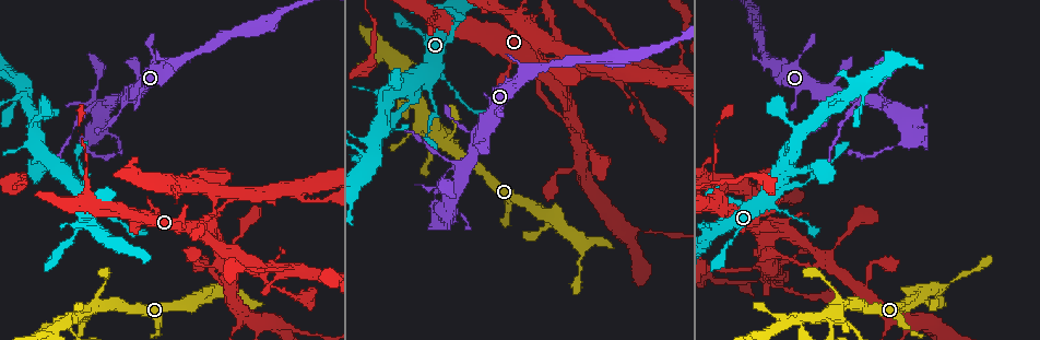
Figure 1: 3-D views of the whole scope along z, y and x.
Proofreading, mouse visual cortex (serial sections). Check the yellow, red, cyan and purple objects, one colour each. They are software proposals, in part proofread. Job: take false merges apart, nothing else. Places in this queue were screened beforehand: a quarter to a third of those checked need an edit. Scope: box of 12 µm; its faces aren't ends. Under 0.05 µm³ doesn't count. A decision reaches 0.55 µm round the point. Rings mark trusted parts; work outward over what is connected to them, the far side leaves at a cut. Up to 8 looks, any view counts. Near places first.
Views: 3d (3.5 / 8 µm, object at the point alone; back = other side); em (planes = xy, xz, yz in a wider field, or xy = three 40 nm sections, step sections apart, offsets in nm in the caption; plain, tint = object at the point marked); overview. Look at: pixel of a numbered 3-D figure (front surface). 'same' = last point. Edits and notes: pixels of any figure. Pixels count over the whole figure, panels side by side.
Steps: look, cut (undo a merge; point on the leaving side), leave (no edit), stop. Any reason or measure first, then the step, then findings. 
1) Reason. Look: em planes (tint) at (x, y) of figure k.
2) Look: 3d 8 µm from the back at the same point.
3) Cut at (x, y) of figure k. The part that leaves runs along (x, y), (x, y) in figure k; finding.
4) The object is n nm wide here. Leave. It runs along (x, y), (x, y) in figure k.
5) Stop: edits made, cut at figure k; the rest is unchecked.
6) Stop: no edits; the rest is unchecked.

Four arms meet. Look: 3d 3.5 µm at (78, 314) of figure 1.

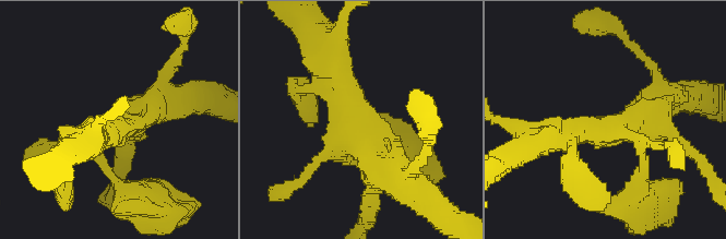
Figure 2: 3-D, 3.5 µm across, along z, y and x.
Now the EM. Look: em xy step 3 (tint) at (364, 140) of figure 2.

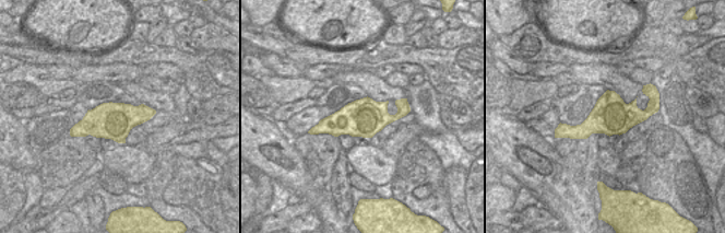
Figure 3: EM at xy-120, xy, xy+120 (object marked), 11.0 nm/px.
Leave. It runs along (409, 184), (372, 158), (340, 75) in figure 2; one cell here.

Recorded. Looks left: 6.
Two arms in line, one across. Look: 3d 3.5 µm at (464, 167) of figure 1.

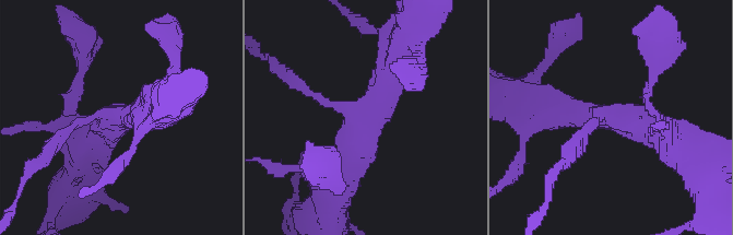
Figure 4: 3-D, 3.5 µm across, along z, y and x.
3 arms meet here; the arms are 150, 400, 450 nm wide; now the EM. Look: em xy step 2 (tint) at (366, 120) of figure 4.

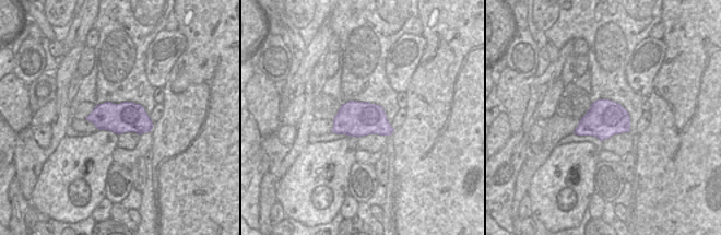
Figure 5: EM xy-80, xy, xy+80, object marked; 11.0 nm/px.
Leave. It runs along (399, 57), (342, 179) in figure 4; one cell here.

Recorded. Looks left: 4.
A fork. Look: 3d 8 µm at (905, 126) of figure 1.

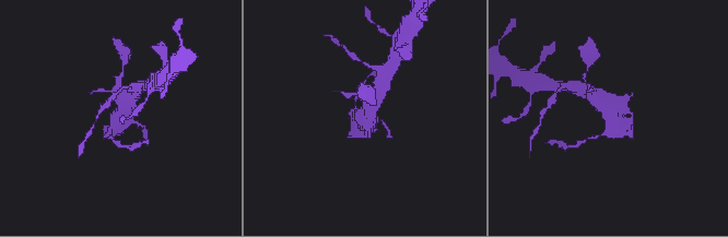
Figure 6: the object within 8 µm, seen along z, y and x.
Look: em xy step 5 (tint) at (613, 114) of figure 6.

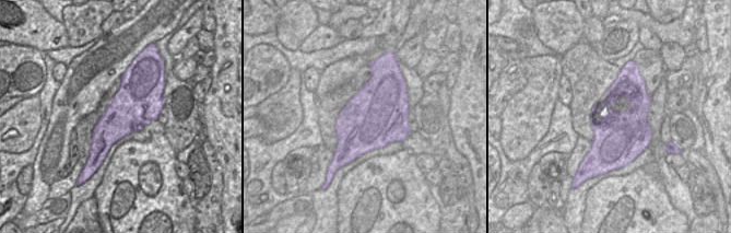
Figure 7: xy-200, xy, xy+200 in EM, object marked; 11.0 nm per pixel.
Leave. It runs along (594, 95), (627, 132), (631, 130) in figure 6; continuous, no second cell.

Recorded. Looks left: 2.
Stop: no edits; the rest is unchecked.

